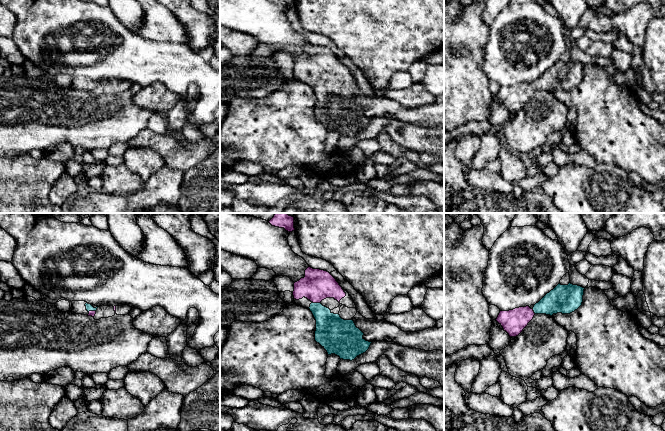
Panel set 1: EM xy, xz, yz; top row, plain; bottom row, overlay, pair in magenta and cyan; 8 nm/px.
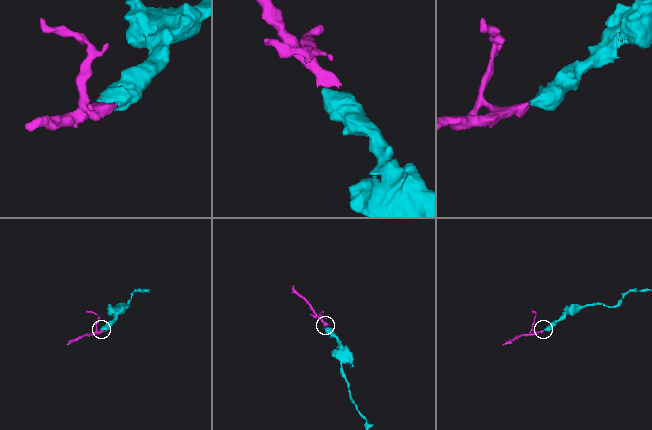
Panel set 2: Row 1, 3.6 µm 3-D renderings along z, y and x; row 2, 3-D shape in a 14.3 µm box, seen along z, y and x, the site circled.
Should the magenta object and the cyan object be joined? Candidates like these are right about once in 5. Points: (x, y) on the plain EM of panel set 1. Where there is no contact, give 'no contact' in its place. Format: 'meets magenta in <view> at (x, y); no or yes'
meets magenta in xz at (316, 78); yes

